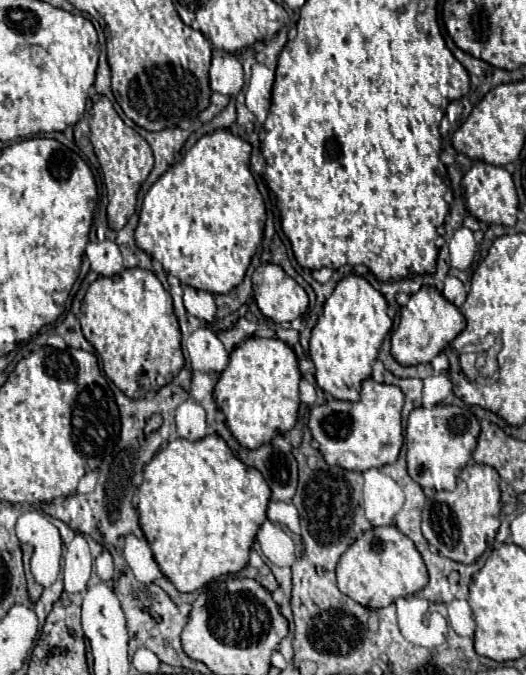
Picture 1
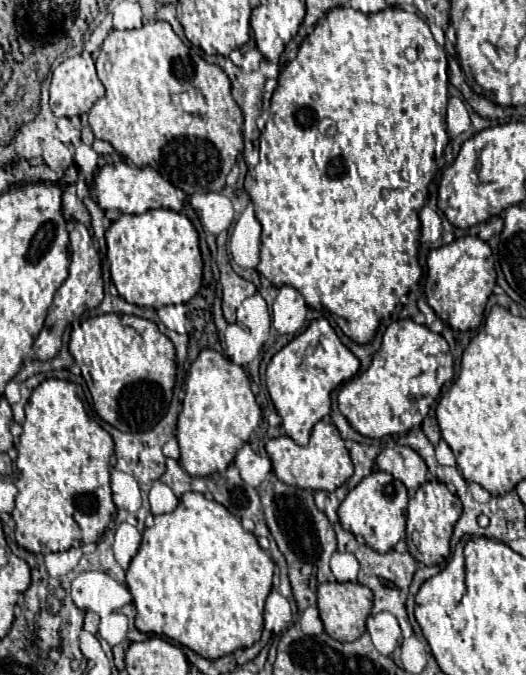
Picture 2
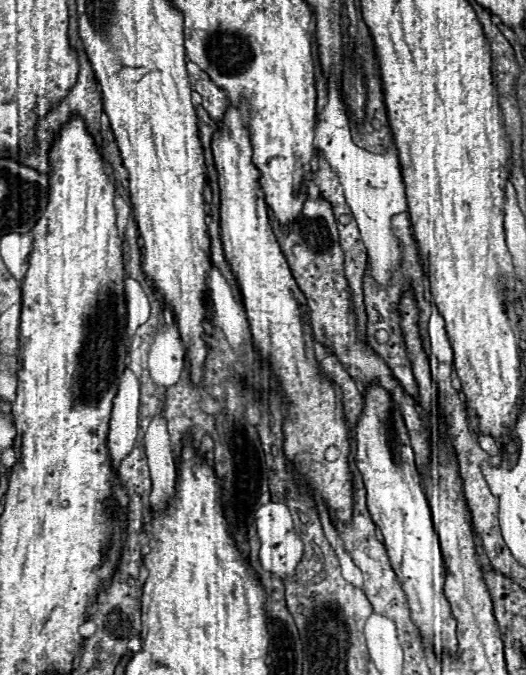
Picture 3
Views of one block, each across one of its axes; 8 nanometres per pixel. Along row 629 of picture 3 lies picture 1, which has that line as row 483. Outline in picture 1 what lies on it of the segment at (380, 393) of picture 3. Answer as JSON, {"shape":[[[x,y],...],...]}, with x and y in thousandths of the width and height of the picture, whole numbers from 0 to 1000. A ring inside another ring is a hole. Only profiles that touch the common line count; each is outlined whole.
{"shape":[[[833,599],[817,607],[783,607],[772,628],[772,658],[776,658],[776,702],[802,723],[821,726],[863,726],[867,708],[894,681],[897,667],[913,643],[913,625],[894,607],[871,601]]]}

